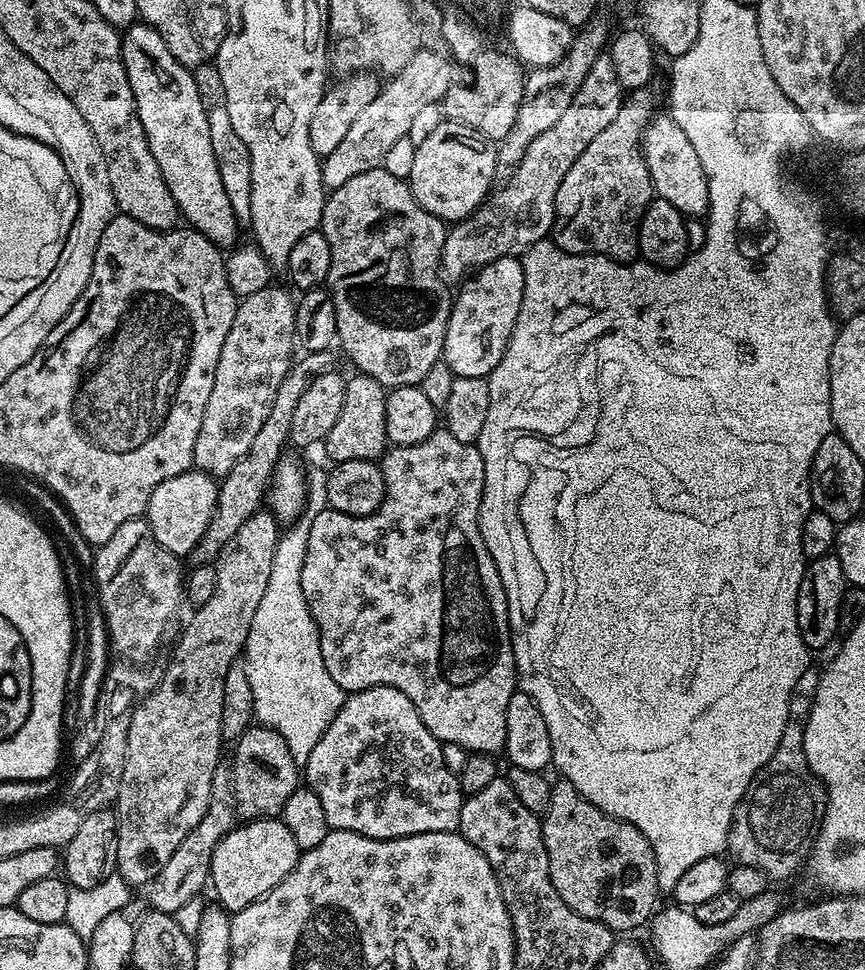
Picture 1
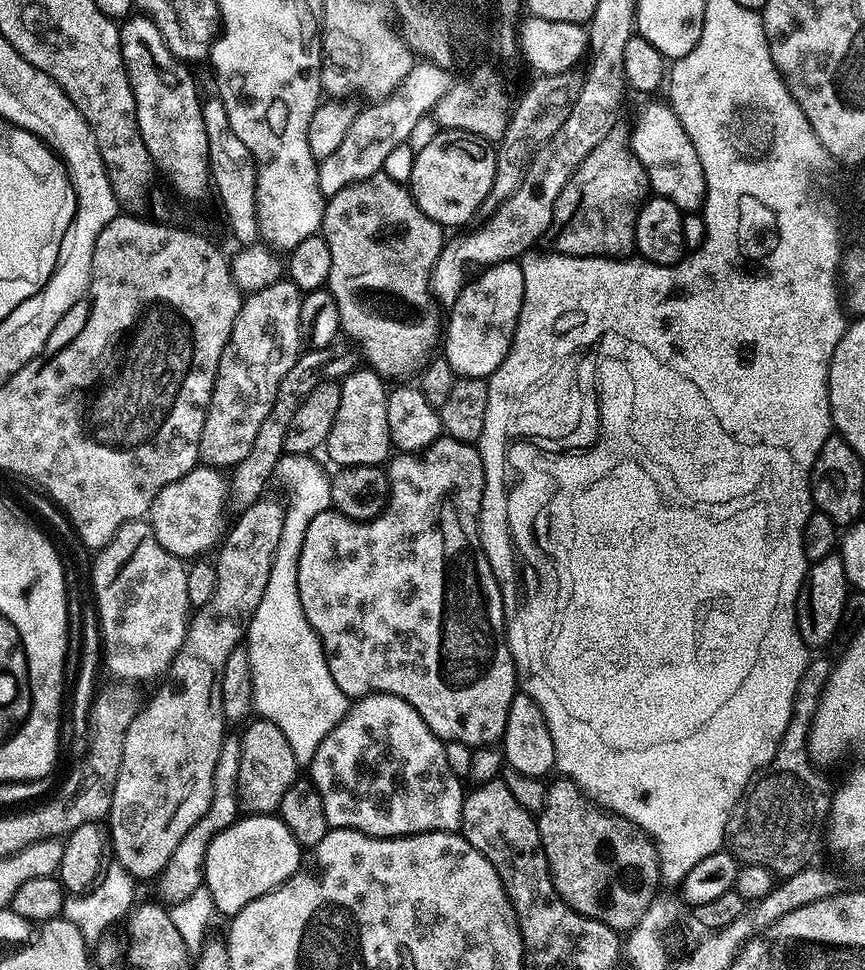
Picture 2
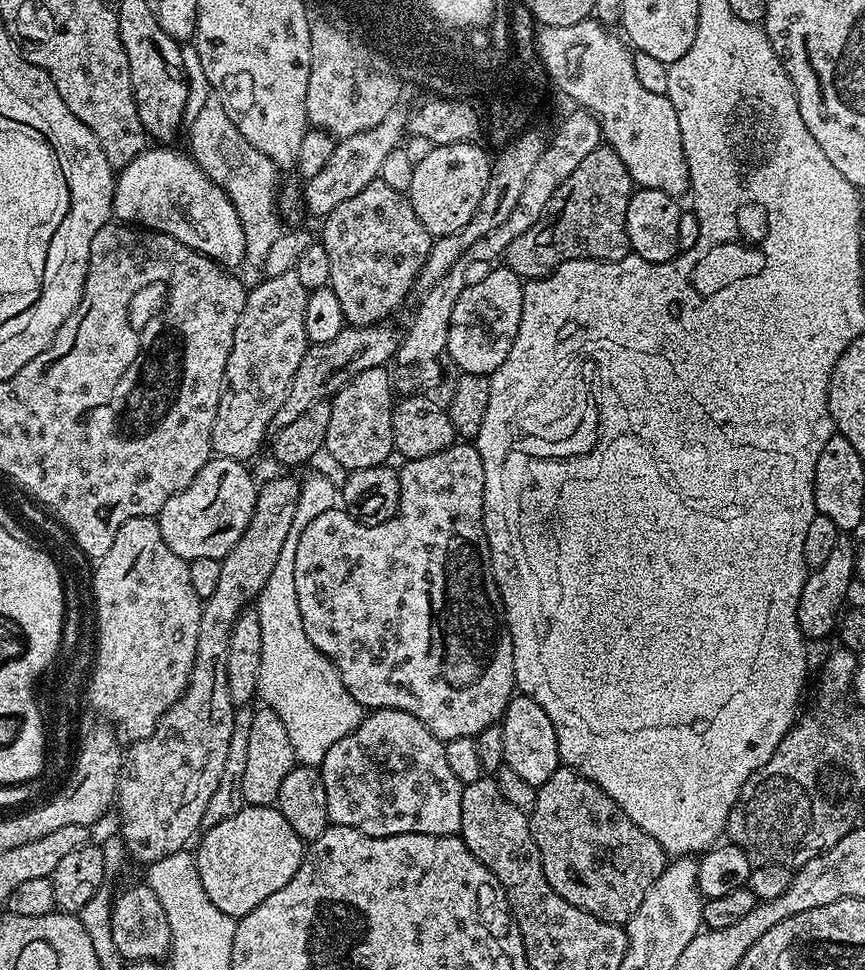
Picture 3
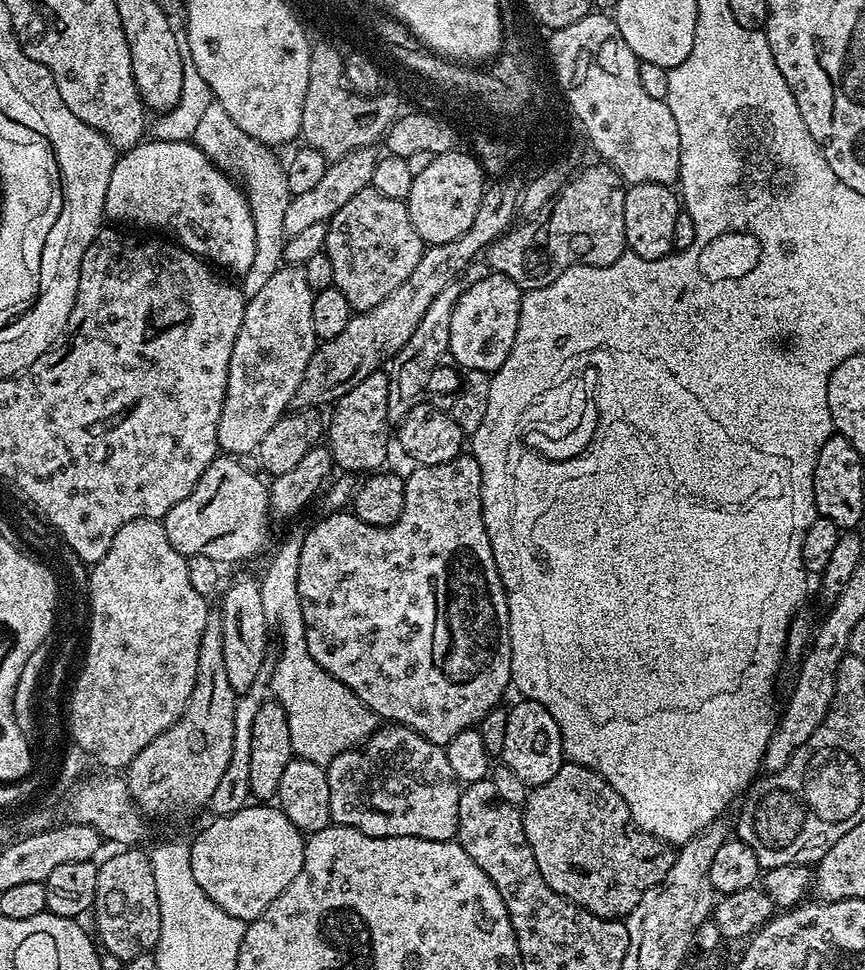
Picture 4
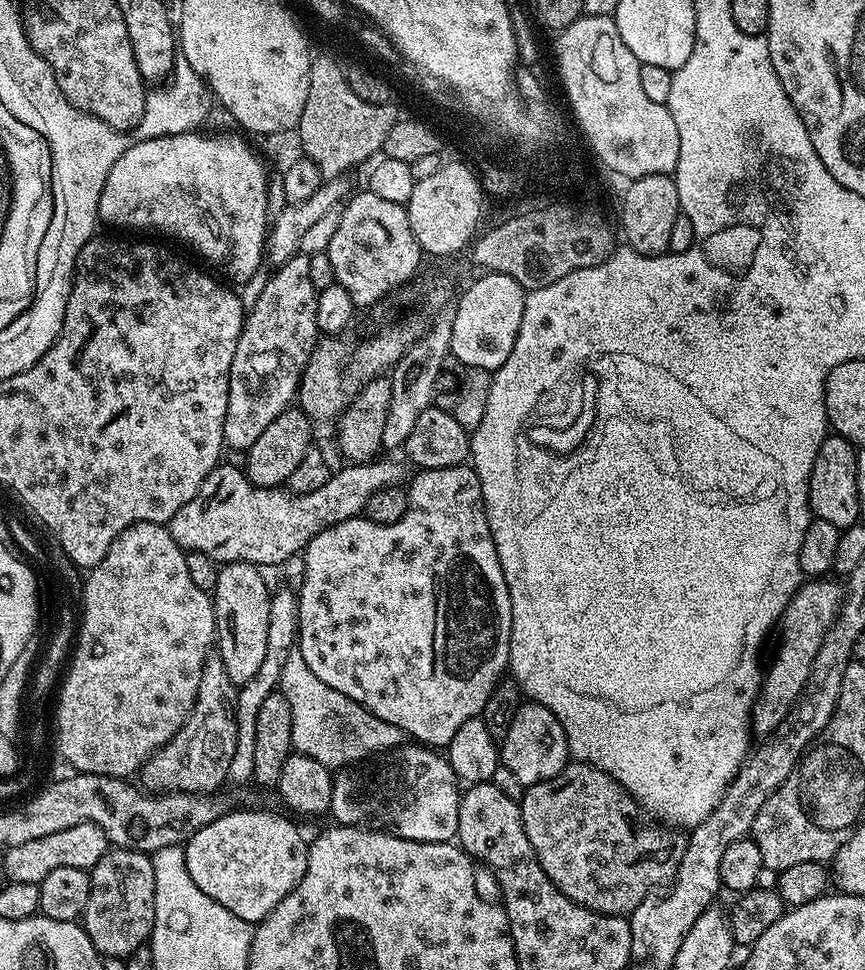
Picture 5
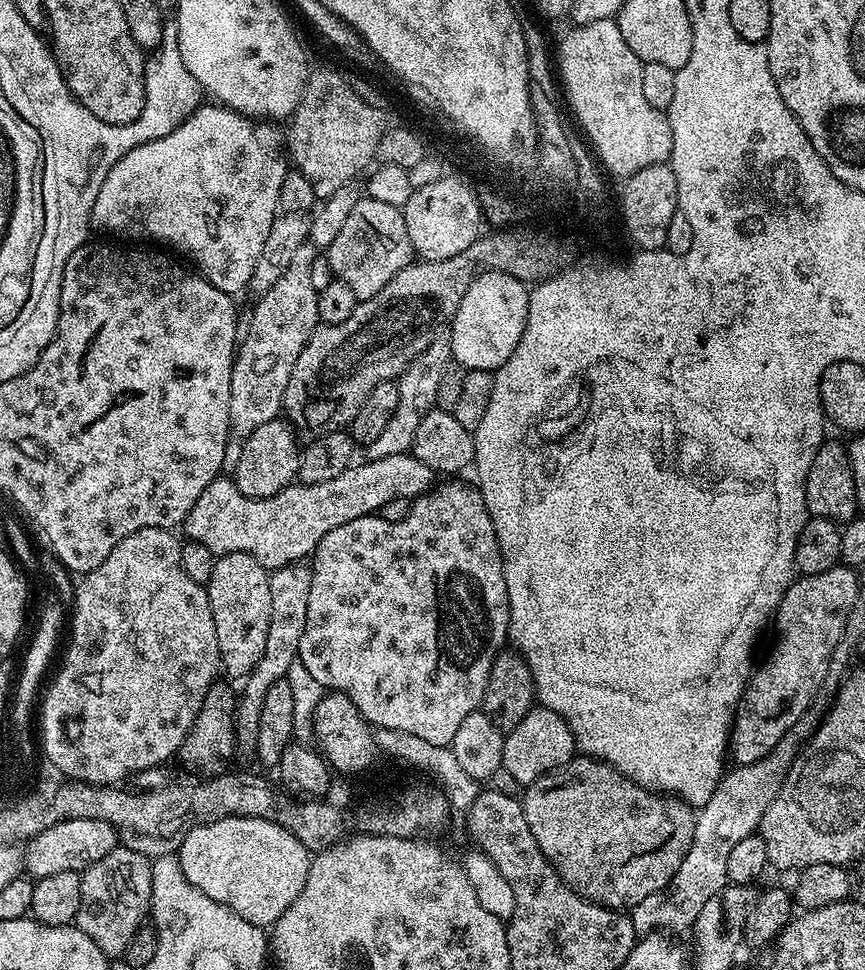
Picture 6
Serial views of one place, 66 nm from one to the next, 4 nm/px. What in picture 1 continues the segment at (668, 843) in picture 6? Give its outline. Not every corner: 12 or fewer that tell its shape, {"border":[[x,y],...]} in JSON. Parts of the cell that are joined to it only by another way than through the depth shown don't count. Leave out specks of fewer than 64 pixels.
{"border":[[569,780],[542,823],[550,878],[616,934],[658,908],[654,850]]}

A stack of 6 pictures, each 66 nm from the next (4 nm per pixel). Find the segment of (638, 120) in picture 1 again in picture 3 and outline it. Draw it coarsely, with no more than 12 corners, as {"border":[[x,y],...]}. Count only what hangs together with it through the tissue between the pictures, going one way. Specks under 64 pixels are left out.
{"border":[[613,148],[554,190],[506,267],[525,281],[568,260],[630,255],[634,185]]}

